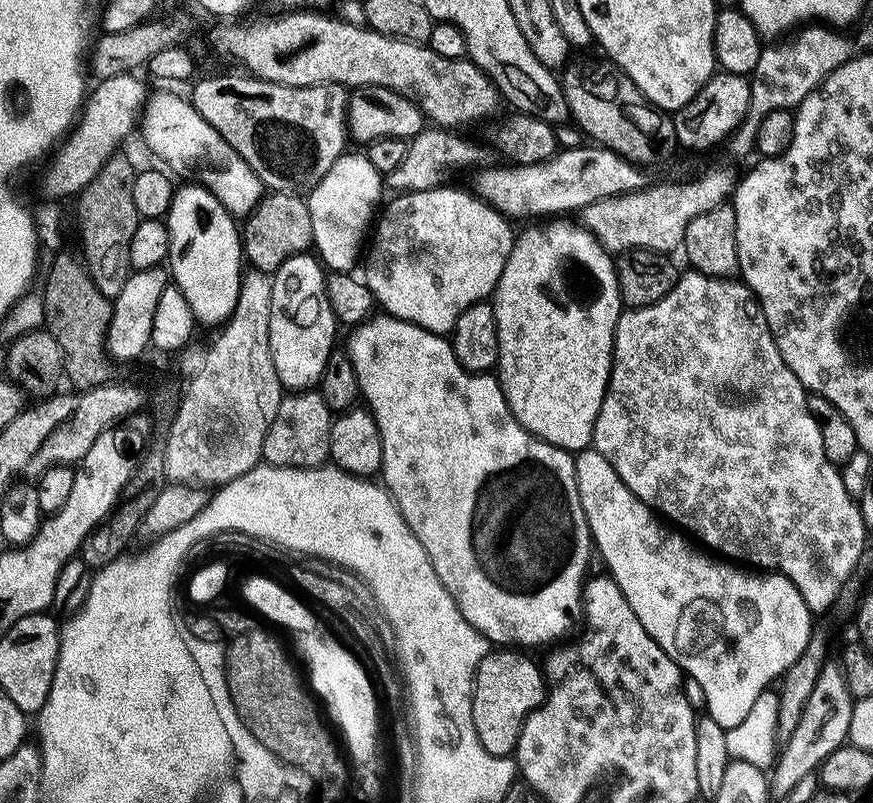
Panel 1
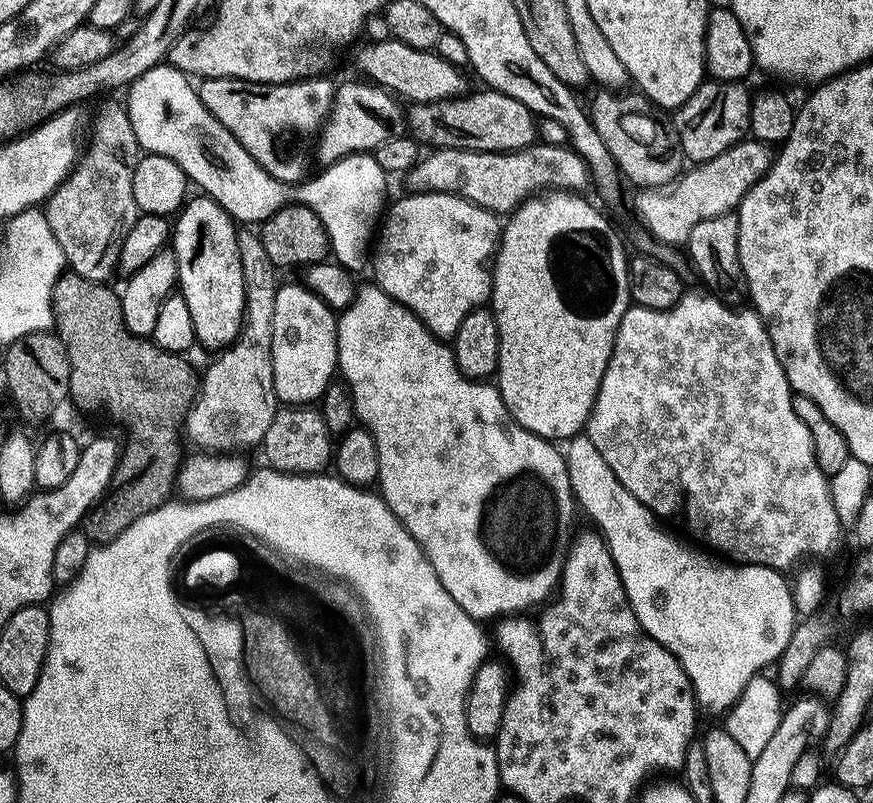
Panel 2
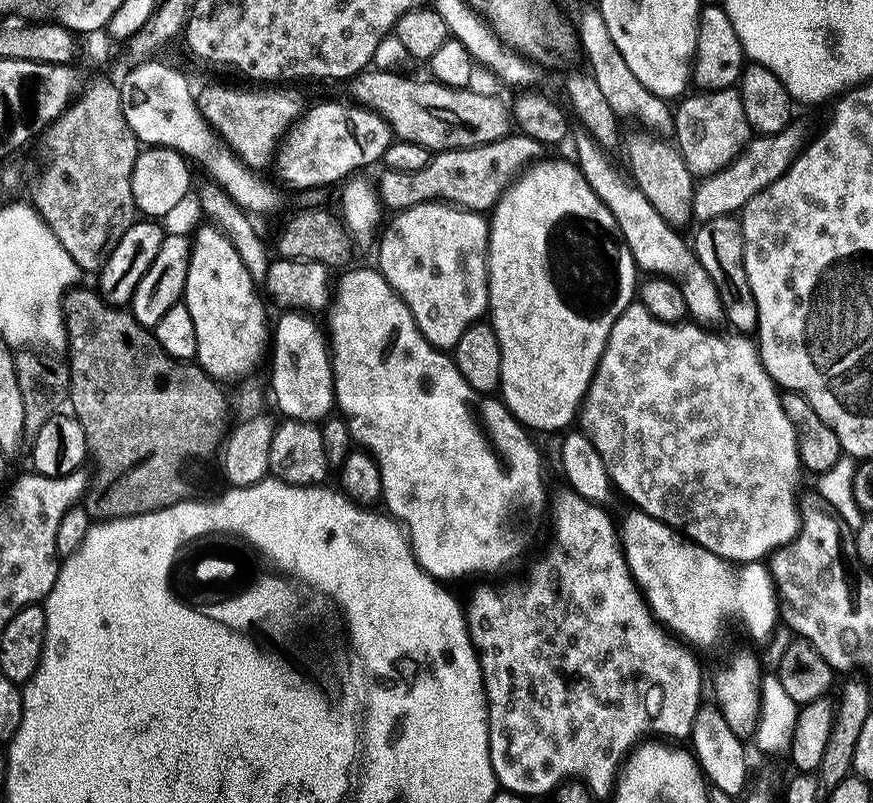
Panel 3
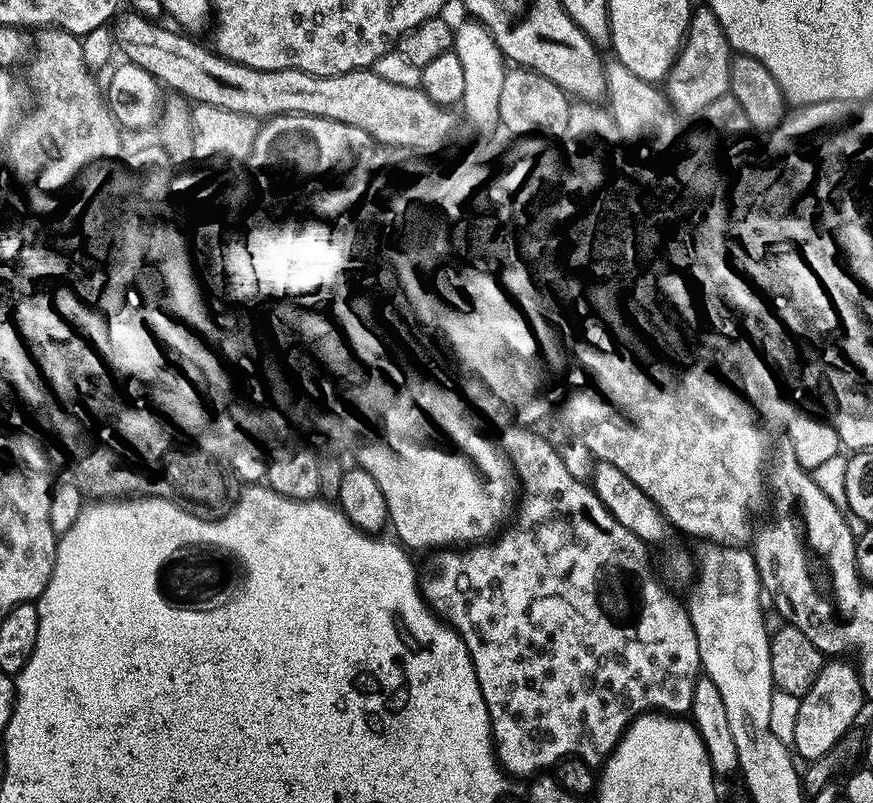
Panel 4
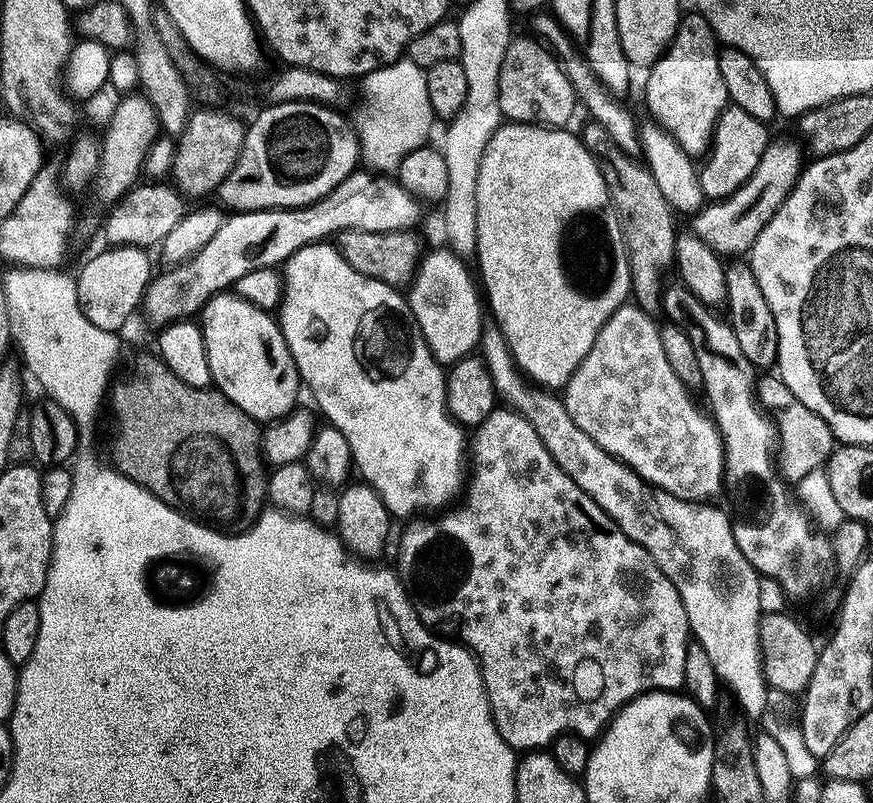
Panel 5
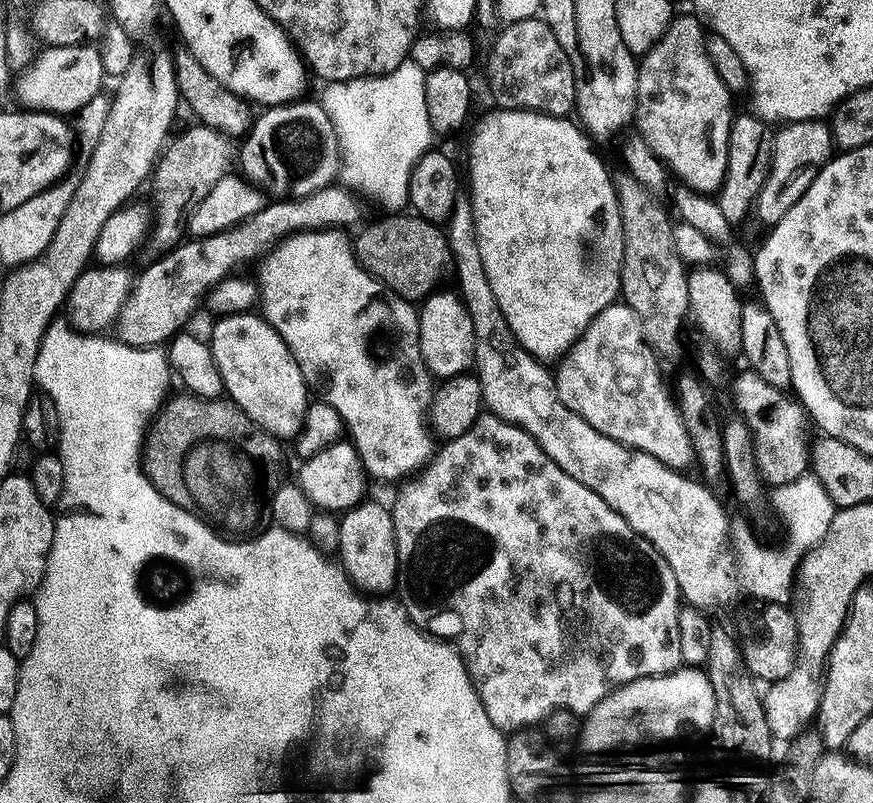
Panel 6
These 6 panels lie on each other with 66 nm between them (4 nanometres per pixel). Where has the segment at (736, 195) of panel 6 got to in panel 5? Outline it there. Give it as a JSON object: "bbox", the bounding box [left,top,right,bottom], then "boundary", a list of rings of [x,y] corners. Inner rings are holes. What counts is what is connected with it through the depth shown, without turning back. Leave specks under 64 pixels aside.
{"bbox":[699,106,774,201],"boundary":[[[730,106],[720,116],[716,134],[712,138],[710,155],[707,157],[708,165],[699,169],[700,185],[709,201],[728,200],[754,175],[774,139],[773,133],[768,133],[768,128],[765,121],[750,118],[746,110],[735,106]]]}

